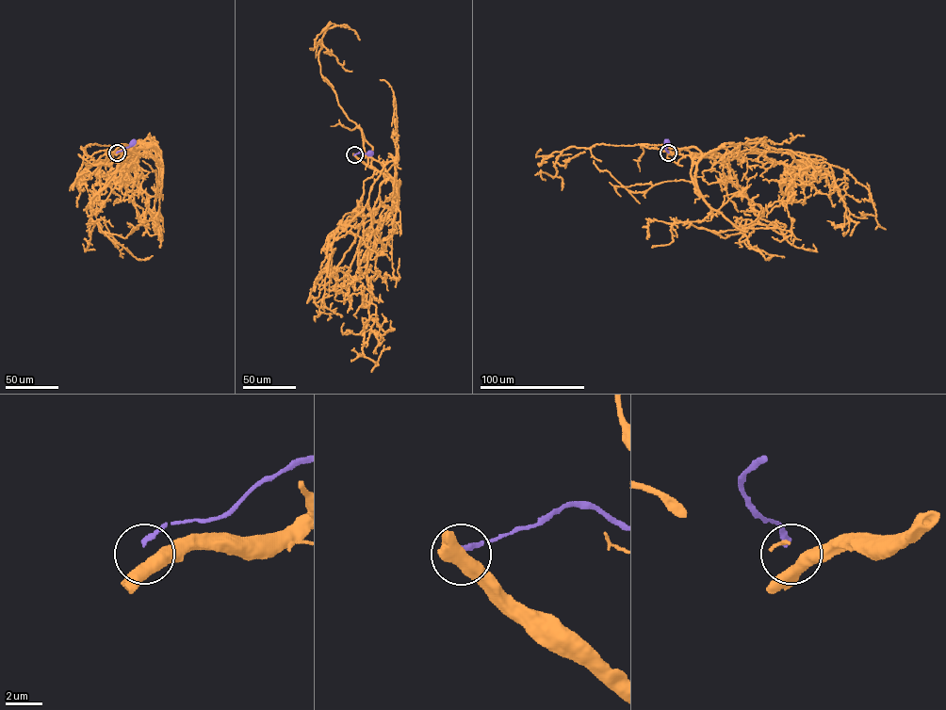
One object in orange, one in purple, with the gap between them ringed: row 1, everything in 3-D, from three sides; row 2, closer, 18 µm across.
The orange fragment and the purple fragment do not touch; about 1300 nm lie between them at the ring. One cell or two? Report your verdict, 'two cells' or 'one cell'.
two cells

